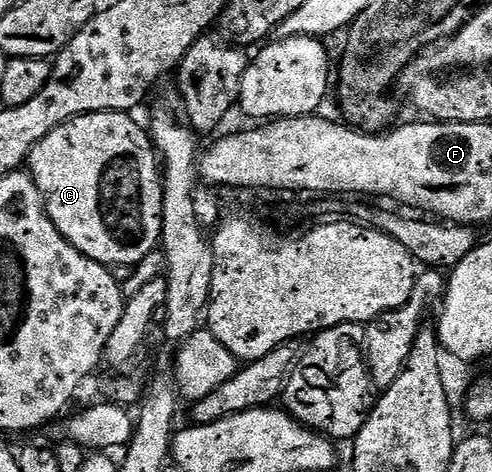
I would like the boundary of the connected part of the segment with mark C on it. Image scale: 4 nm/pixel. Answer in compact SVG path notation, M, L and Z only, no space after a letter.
M87 112L62 126L50 130L30 150L26 171L38 186L44 199L44 211L50 222L86 258L97 260L113 269L132 268L140 264L152 251L157 251L162 230L162 202L164 186L162 168L151 135L132 121L127 112Z

